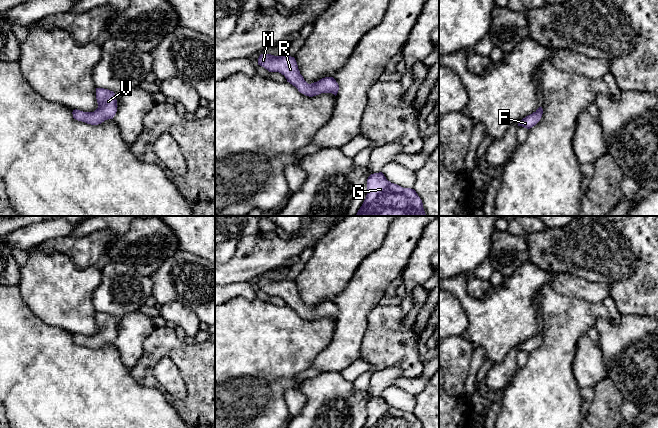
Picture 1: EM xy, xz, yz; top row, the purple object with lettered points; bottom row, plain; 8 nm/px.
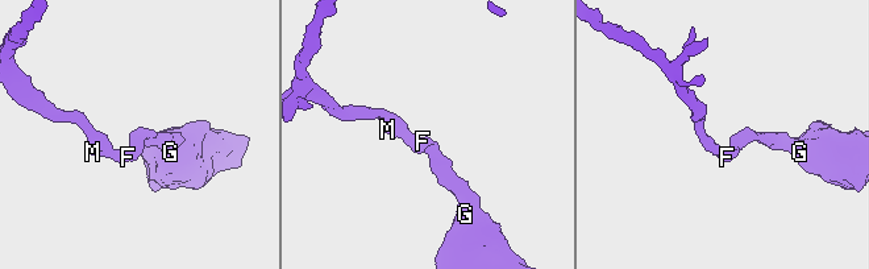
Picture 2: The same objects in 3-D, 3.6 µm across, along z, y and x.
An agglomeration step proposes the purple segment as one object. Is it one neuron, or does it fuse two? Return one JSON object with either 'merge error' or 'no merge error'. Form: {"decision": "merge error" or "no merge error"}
{"decision": "no merge error"}

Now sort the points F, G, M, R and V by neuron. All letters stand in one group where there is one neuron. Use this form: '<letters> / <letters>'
F G M R V

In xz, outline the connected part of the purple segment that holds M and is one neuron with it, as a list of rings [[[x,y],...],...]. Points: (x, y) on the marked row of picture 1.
[[[261,54],[258,58],[258,65],[269,72],[281,73],[285,76],[287,82],[295,86],[300,93],[309,97],[321,93],[332,93],[336,96],[339,90],[339,85],[333,77],[325,77],[317,82],[308,84],[300,74],[295,58],[289,55]]]

